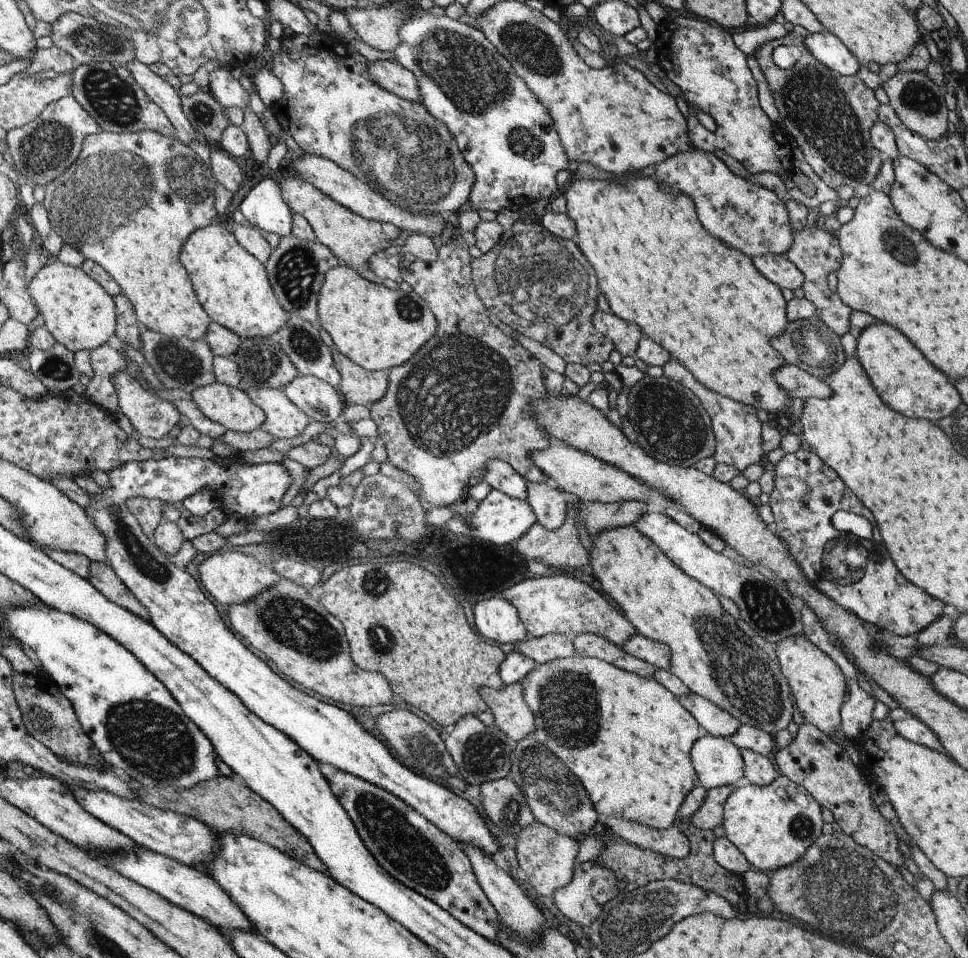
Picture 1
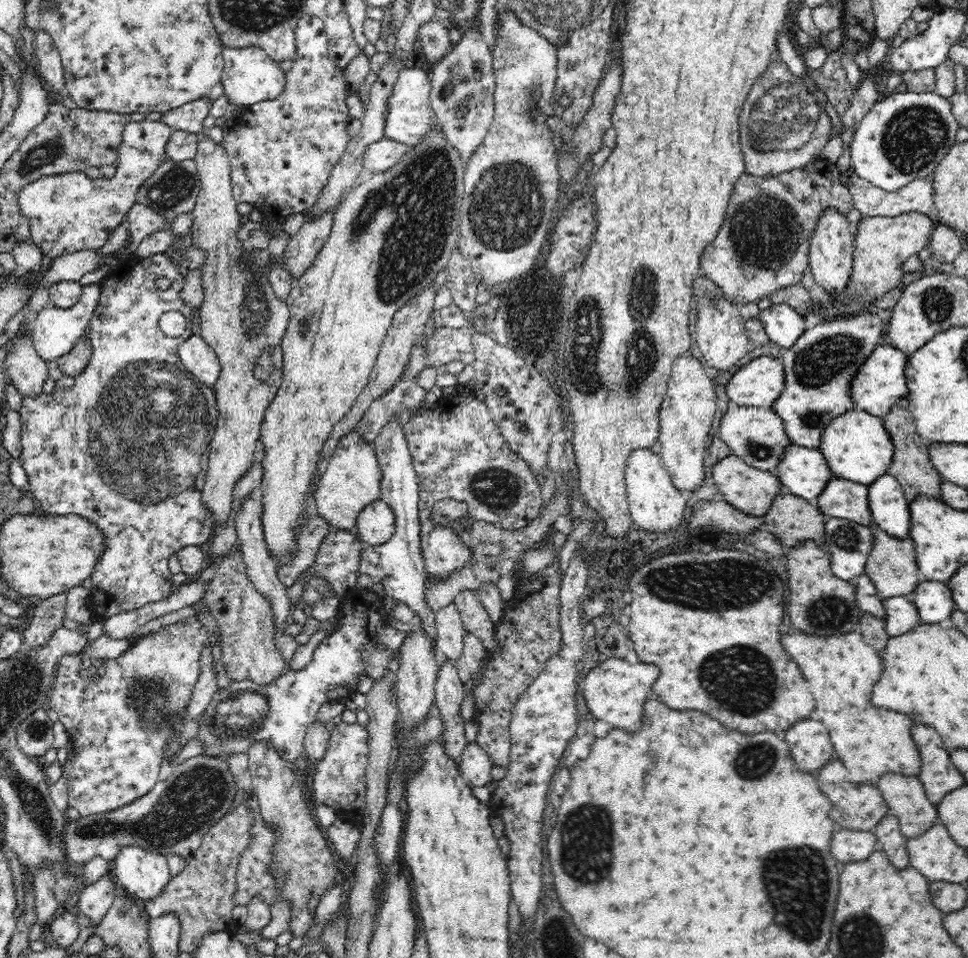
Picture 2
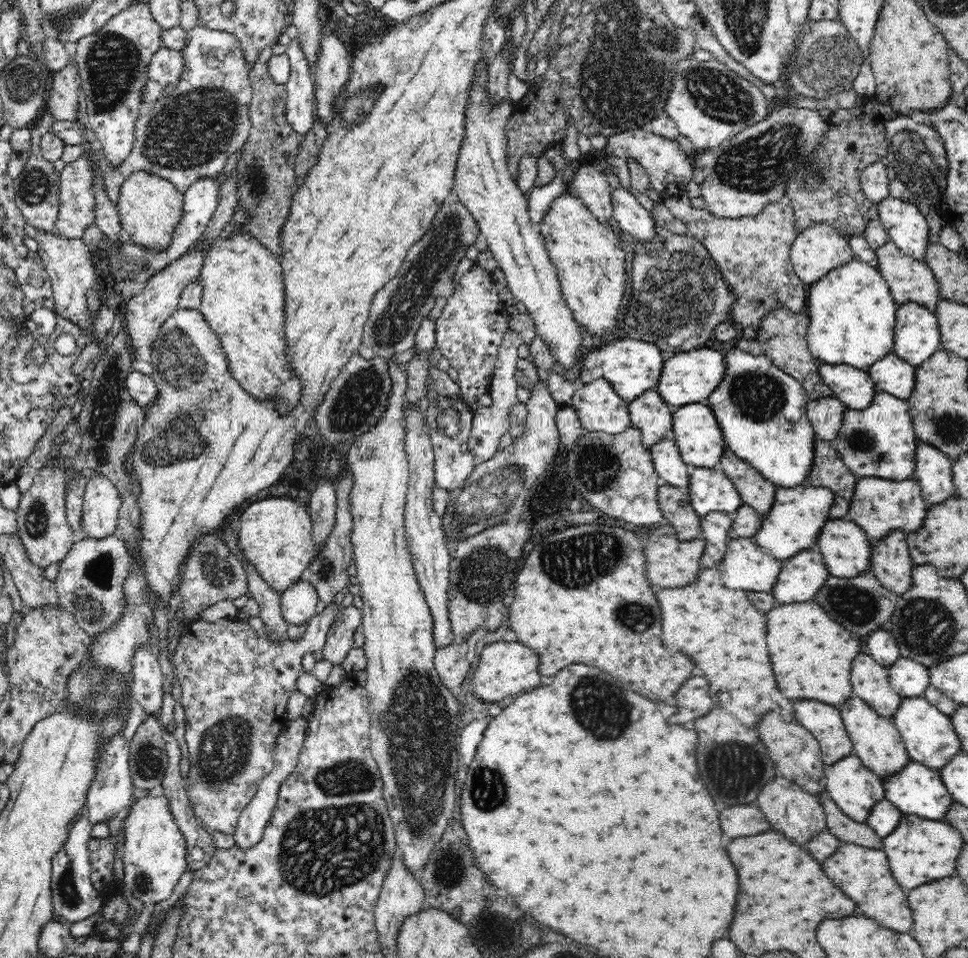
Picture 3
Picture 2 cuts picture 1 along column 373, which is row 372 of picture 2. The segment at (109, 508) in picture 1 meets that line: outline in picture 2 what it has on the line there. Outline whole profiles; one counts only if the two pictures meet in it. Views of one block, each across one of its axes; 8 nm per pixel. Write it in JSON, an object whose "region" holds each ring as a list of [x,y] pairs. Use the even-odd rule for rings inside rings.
{"region":[[[761,355],[740,367],[722,392],[736,405],[772,408],[784,383],[783,363],[778,358]]]}

